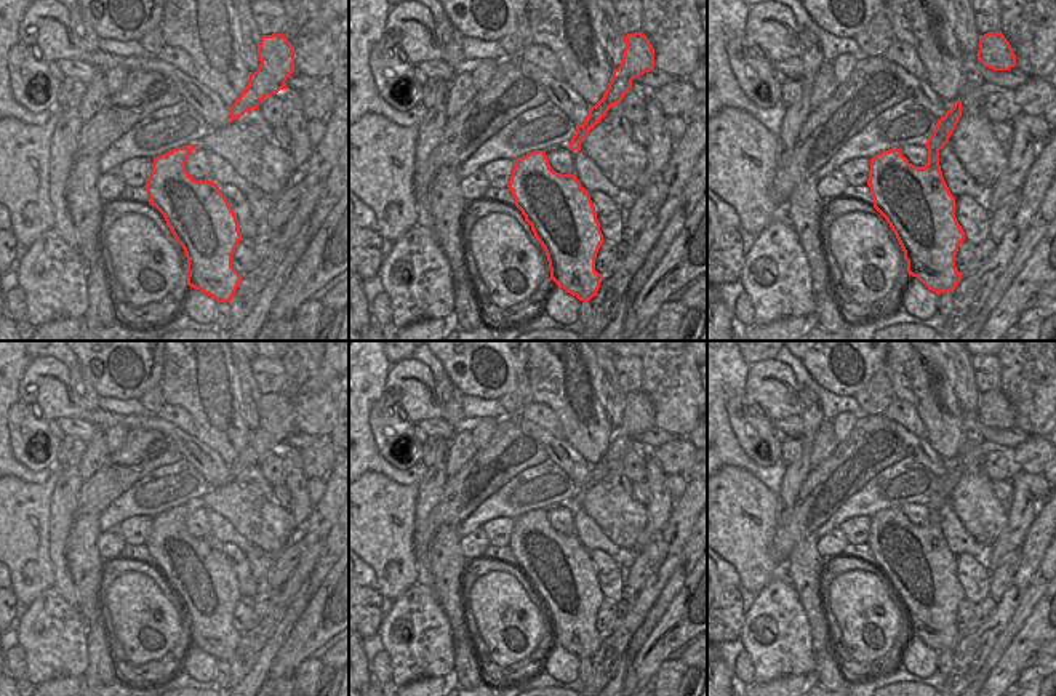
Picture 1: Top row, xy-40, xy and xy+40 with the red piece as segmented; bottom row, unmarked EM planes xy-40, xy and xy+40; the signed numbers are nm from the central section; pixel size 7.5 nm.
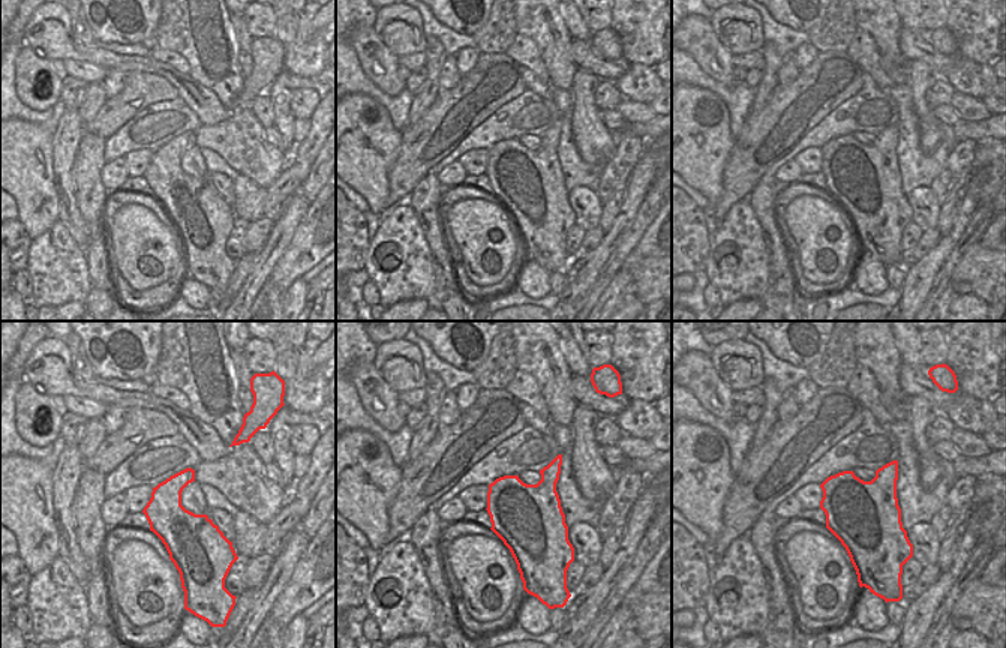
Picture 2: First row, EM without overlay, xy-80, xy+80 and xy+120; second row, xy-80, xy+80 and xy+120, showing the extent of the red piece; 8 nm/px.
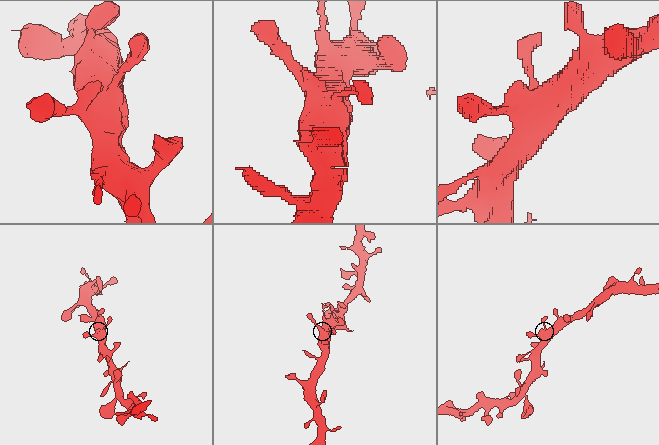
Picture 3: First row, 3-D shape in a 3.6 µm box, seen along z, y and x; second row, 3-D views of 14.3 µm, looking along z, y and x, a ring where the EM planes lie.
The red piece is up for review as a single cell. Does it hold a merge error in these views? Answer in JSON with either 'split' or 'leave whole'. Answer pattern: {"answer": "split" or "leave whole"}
{"answer": "leave whole"}

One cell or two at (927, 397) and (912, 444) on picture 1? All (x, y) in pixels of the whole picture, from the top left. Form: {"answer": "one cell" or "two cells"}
{"answer": "two cells"}

